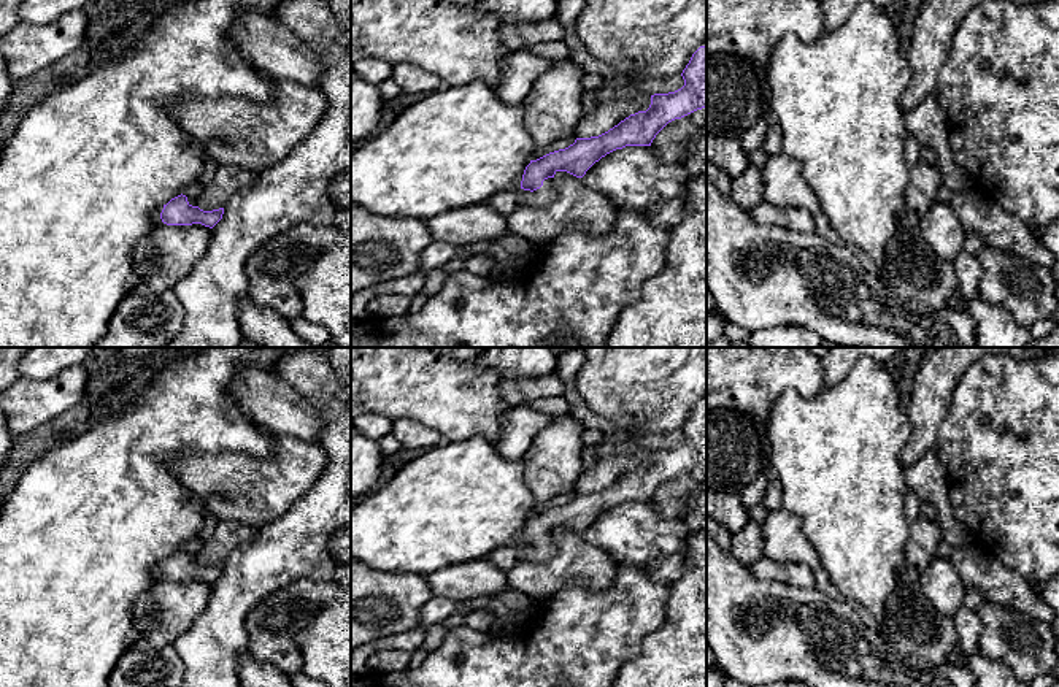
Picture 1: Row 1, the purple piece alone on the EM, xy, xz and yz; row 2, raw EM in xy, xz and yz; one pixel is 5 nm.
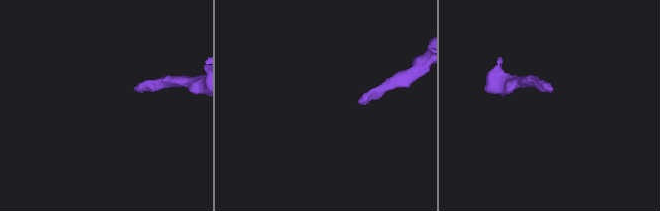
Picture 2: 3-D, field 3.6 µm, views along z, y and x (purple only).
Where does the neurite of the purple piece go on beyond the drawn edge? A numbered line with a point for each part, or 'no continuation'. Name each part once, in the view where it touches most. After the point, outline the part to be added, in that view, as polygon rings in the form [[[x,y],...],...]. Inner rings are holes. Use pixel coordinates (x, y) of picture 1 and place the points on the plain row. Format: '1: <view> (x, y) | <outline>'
1: xz (507, 557) | [[[553,533],[543,536],[543,541],[533,547],[516,544],[491,551],[484,558],[494,566],[508,573],[519,562],[548,562],[556,555],[556,546],[553,543]]]

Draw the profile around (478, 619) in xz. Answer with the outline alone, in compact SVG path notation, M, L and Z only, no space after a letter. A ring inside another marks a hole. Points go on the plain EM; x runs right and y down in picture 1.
M483 608L470 611L464 619L464 625L478 631L489 631L494 620L494 614L487 608Z

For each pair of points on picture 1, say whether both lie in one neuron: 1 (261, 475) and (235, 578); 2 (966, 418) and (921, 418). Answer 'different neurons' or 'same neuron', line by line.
1: different neurons
2: different neurons

